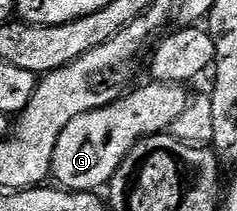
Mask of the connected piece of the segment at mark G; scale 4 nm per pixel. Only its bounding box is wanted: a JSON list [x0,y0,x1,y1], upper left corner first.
[52,81,188,192]

